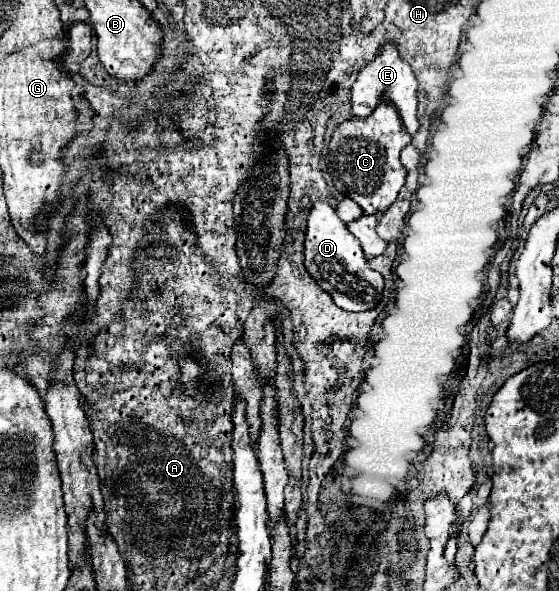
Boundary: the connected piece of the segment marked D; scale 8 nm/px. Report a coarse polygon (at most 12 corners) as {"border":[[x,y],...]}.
{"border":[[333,206],[307,216],[305,270],[347,312],[371,310],[383,276]]}

